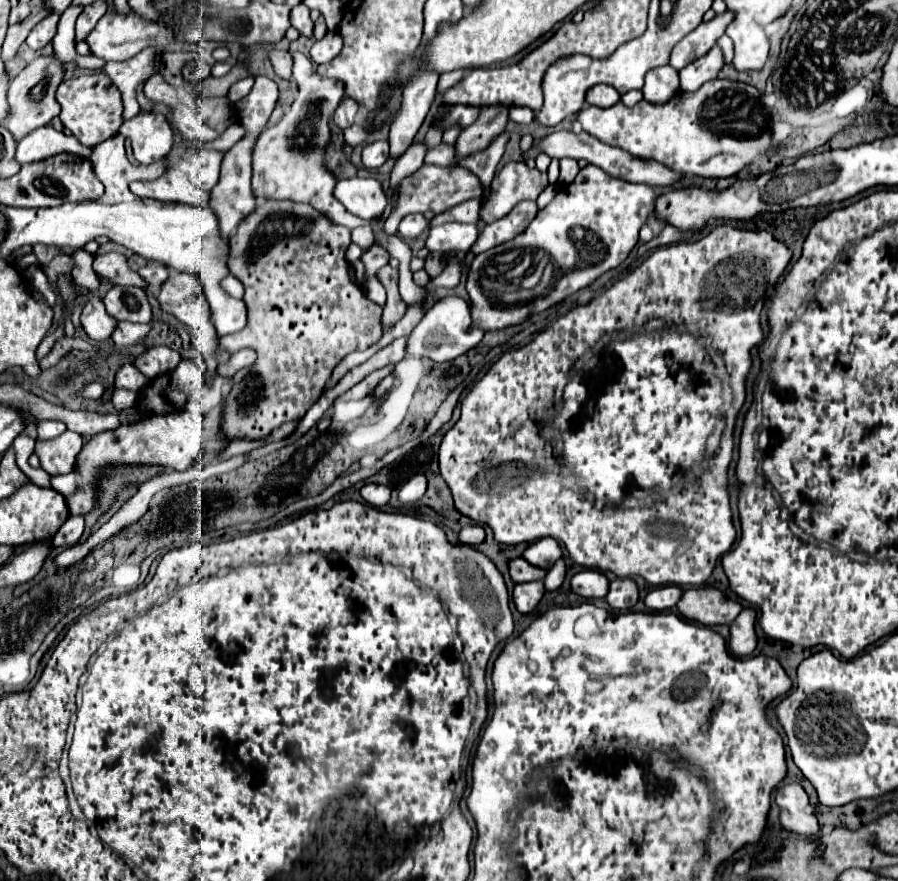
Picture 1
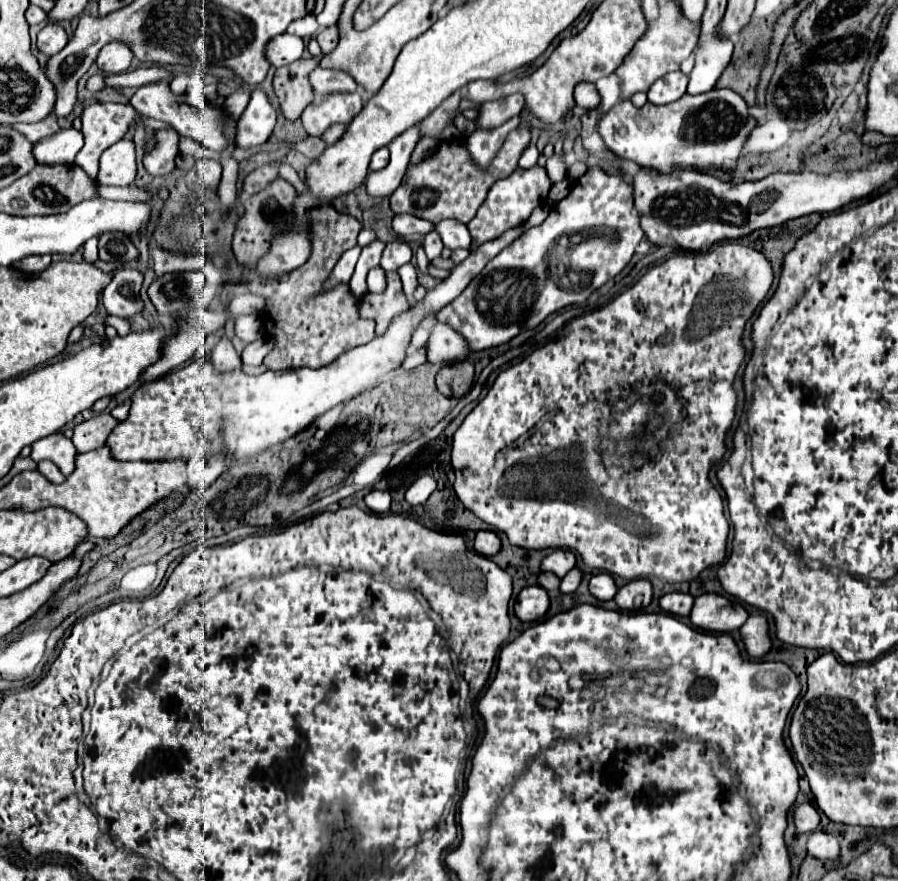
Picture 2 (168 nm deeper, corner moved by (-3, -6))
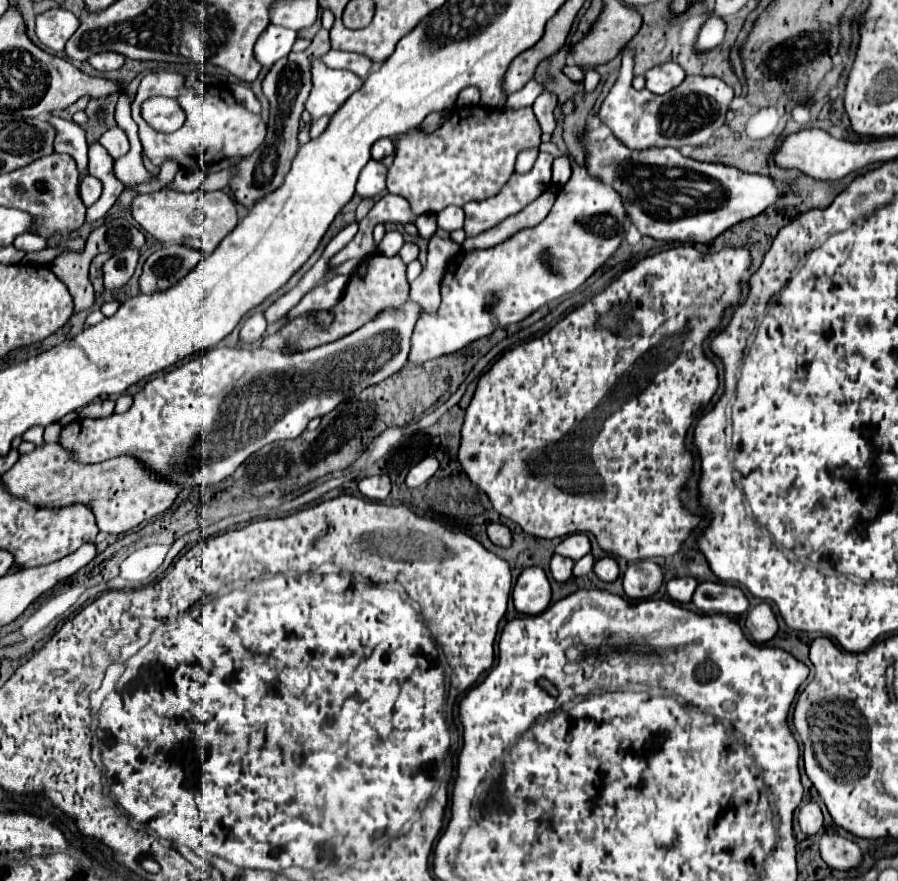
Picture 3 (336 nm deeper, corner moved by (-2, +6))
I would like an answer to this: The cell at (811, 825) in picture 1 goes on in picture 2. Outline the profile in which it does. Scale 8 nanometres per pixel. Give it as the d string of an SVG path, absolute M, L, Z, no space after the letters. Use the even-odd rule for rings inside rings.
M813 831L807 839L807 851L813 857L821 857L825 859L837 859L839 857L839 843L833 835L825 833L825 831Z

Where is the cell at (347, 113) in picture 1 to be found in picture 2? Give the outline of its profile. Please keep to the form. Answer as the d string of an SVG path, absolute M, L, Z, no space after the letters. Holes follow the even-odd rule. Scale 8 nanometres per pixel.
M333 93L329 97L323 97L323 101L311 103L301 119L303 127L310 136L321 136L325 129L329 129L333 123L349 125L353 117L363 109L359 93Z

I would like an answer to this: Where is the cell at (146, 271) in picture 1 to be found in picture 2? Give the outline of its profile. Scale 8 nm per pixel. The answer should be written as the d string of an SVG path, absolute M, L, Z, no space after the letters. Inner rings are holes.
M153 249L153 271L157 277L165 273L177 273L177 271L197 271L205 265L205 261L207 259L203 255L179 257L161 249Z

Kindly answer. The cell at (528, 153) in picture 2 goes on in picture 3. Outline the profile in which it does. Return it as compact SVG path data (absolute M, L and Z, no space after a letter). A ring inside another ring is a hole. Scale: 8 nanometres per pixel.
M528 149L528 151L522 151L516 159L516 173L528 173L534 165L538 157L538 149Z

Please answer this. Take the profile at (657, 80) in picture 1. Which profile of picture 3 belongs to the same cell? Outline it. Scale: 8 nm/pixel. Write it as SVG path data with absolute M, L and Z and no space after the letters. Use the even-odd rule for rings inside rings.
M670 61L670 63L662 63L658 67L652 67L650 71L646 71L644 77L646 77L648 91L652 91L656 95L664 95L664 93L672 91L674 87L678 87L684 81L686 73L678 63Z

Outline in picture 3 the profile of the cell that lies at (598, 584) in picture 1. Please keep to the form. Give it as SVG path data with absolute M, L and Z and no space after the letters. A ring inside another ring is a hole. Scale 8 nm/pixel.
M602 557L602 559L596 561L596 565L594 565L594 573L596 573L602 581L616 581L620 569L618 569L616 559L612 559L612 557Z

